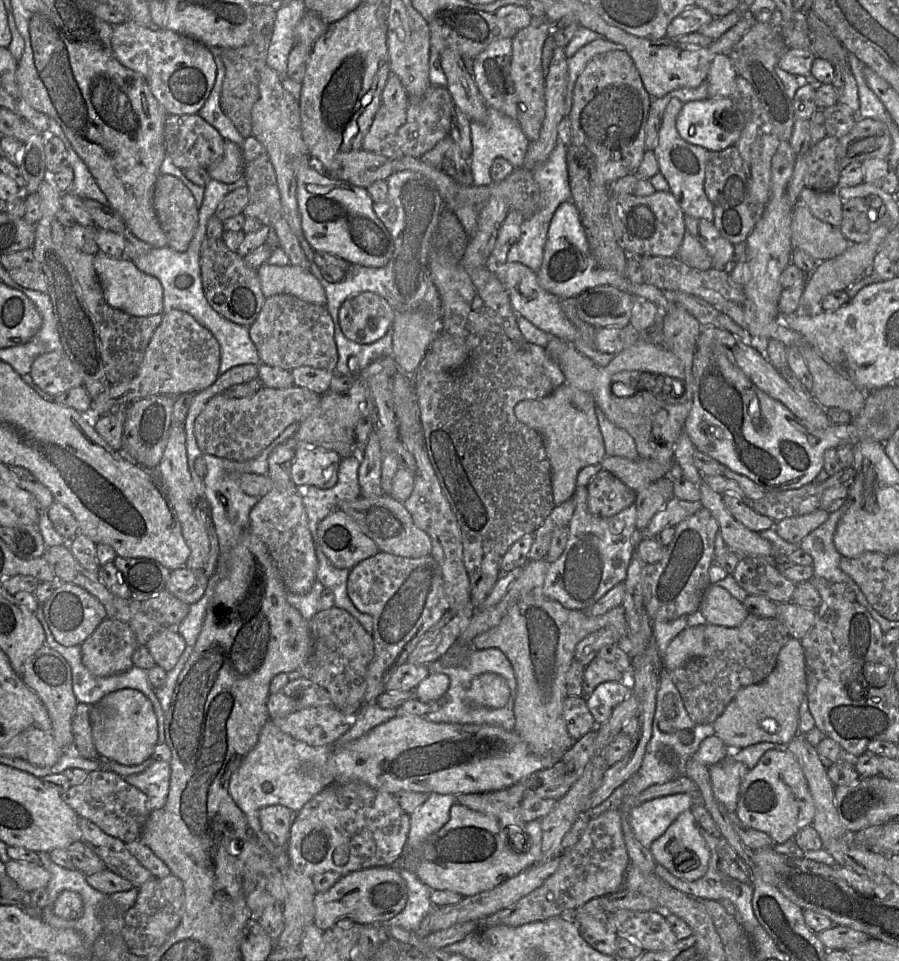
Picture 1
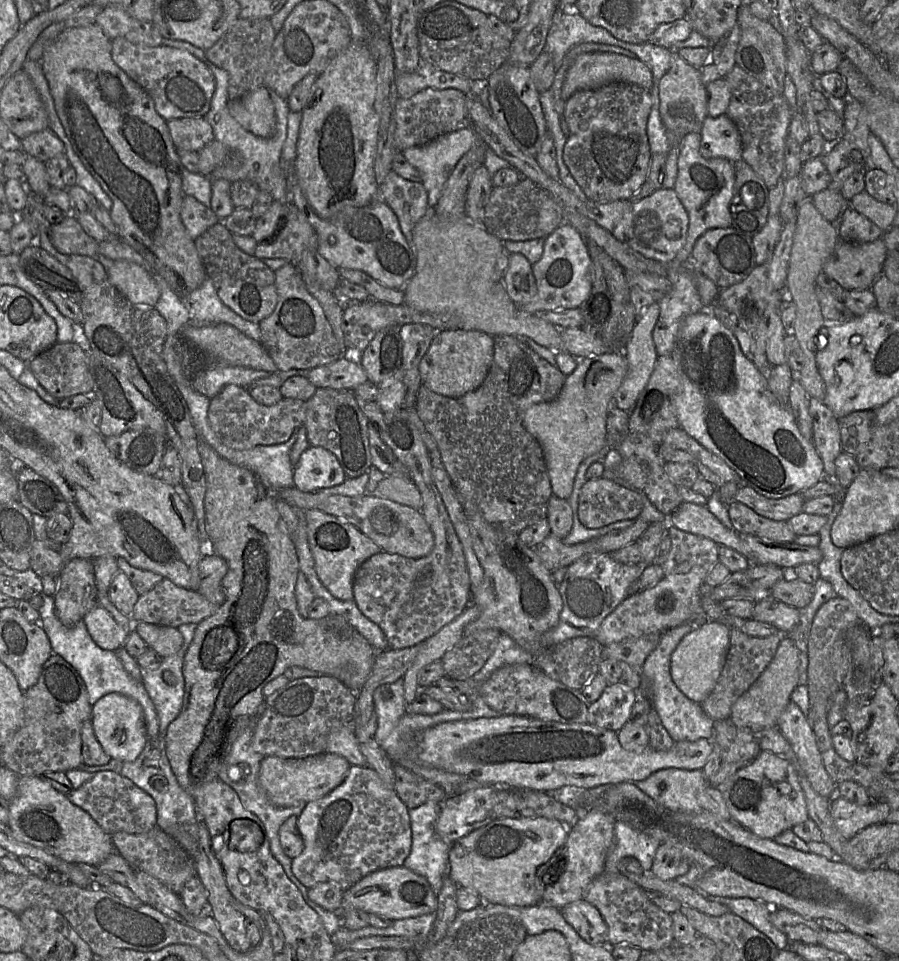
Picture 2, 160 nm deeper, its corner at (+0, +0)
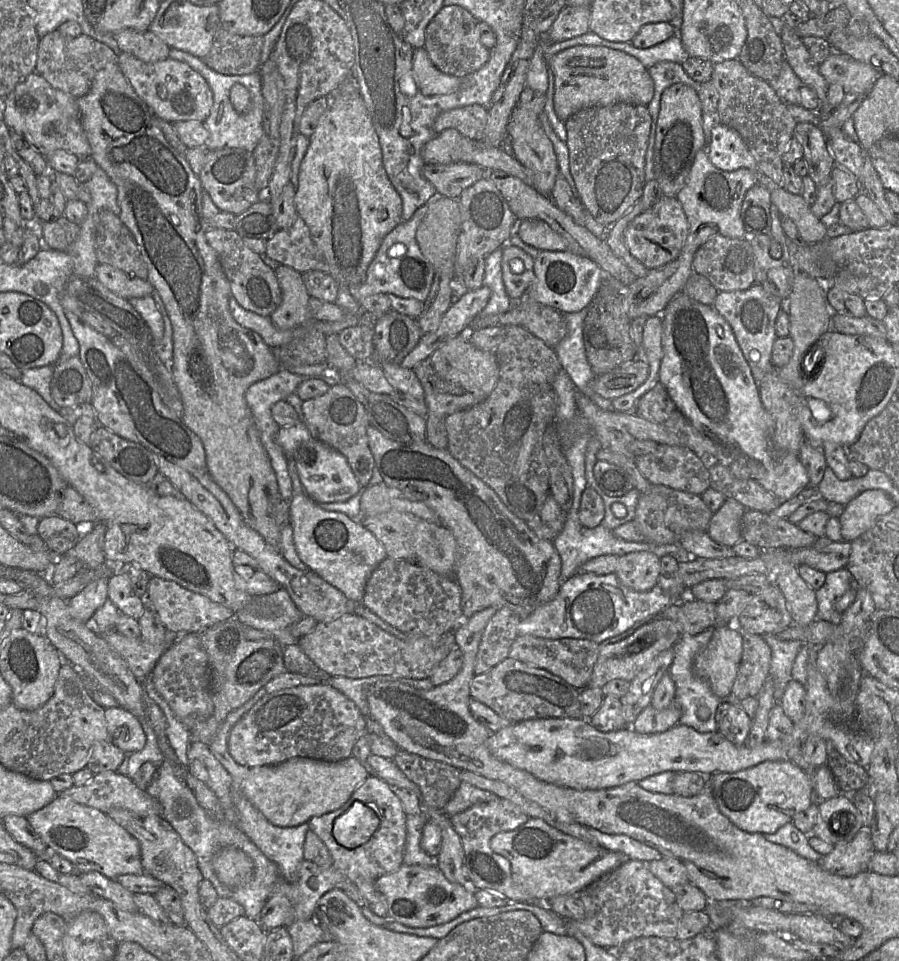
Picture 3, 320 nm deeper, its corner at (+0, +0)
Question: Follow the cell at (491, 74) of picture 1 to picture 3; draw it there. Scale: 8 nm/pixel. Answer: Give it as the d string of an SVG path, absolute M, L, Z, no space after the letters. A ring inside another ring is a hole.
M517 107L513 110L507 125L507 137L511 141L512 154L533 175L535 188L551 197L560 169L553 145L545 134L539 117Z

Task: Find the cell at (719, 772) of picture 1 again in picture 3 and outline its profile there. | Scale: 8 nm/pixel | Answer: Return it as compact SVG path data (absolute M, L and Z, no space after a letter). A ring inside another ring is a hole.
M722 702L716 710L718 732L735 745L746 744L751 718L747 713L730 702Z

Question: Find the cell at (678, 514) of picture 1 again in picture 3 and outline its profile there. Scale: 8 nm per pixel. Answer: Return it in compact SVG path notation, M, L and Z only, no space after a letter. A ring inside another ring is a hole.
M632 552L620 556L615 574L625 587L645 592L658 584L660 560L652 552Z

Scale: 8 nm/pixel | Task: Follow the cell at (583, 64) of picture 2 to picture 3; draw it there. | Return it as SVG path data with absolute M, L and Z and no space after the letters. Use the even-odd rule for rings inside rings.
M575 46L556 54L549 66L554 74L554 108L564 122L584 108L619 102L647 106L654 96L648 69L635 57L611 48Z

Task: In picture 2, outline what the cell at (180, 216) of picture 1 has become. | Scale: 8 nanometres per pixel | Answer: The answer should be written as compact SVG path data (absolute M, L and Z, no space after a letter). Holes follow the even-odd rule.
M189 195L183 197L180 216L187 233L193 240L211 226L222 222L210 207L206 207Z

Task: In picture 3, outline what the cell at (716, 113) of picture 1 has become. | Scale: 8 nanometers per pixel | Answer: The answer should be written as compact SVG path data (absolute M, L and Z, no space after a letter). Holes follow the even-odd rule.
M719 123L712 129L706 151L711 163L717 168L723 171L746 168L756 173L761 180L761 172L745 141L729 126Z

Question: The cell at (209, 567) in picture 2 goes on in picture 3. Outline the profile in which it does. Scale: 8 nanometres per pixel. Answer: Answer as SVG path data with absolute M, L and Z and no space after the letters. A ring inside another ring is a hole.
M237 548L233 554L233 567L238 587L251 595L267 595L281 589L253 557Z

